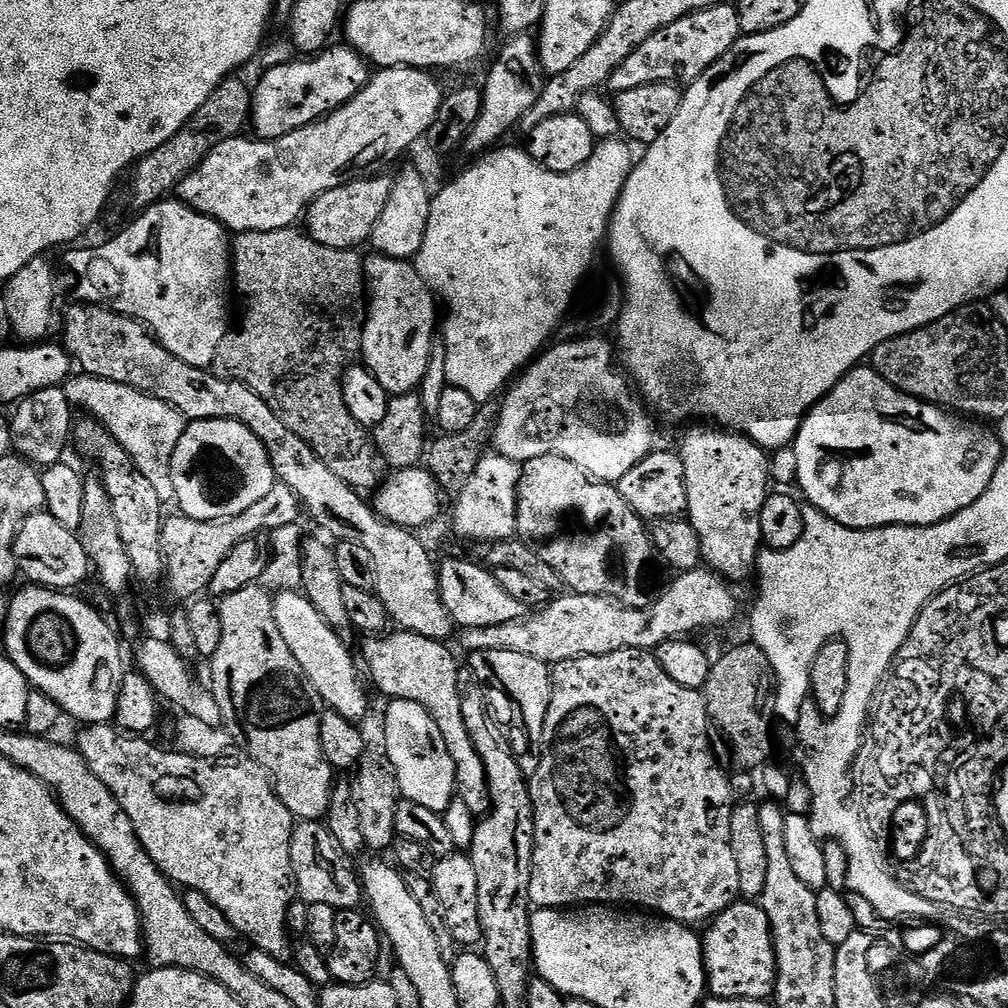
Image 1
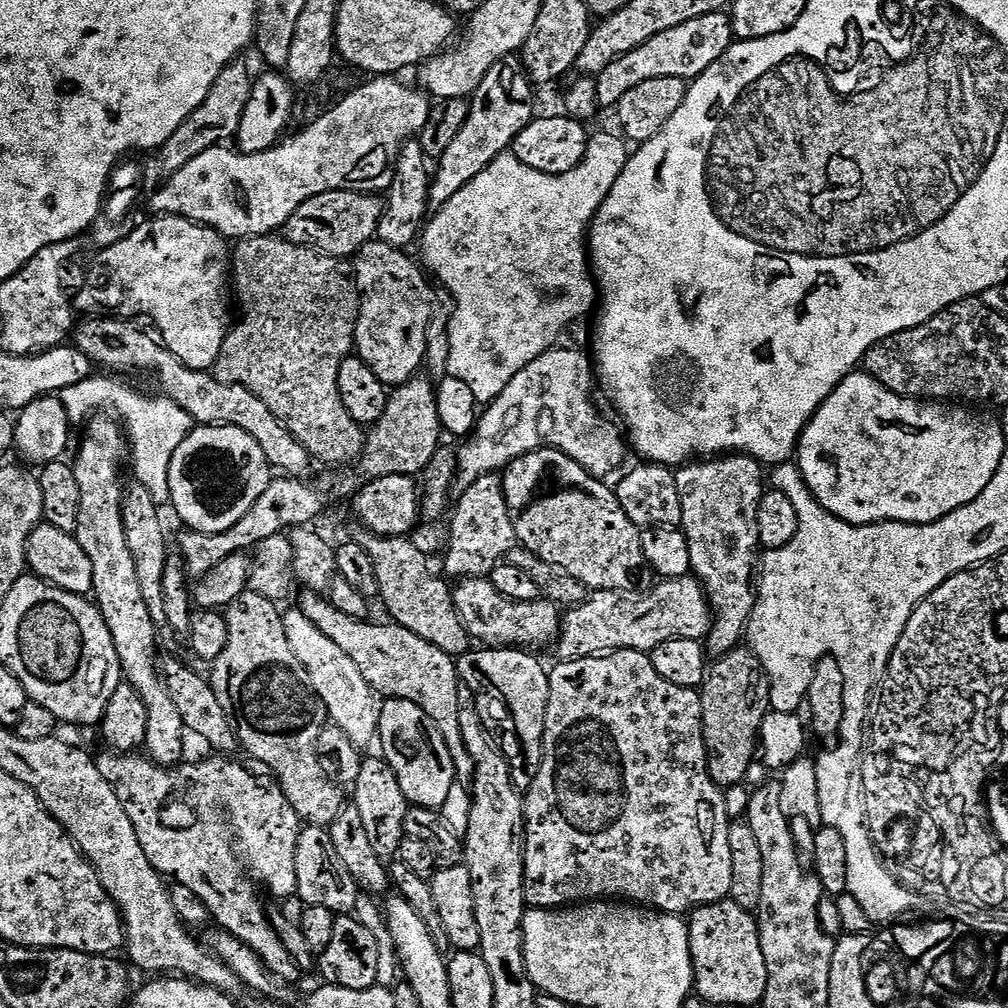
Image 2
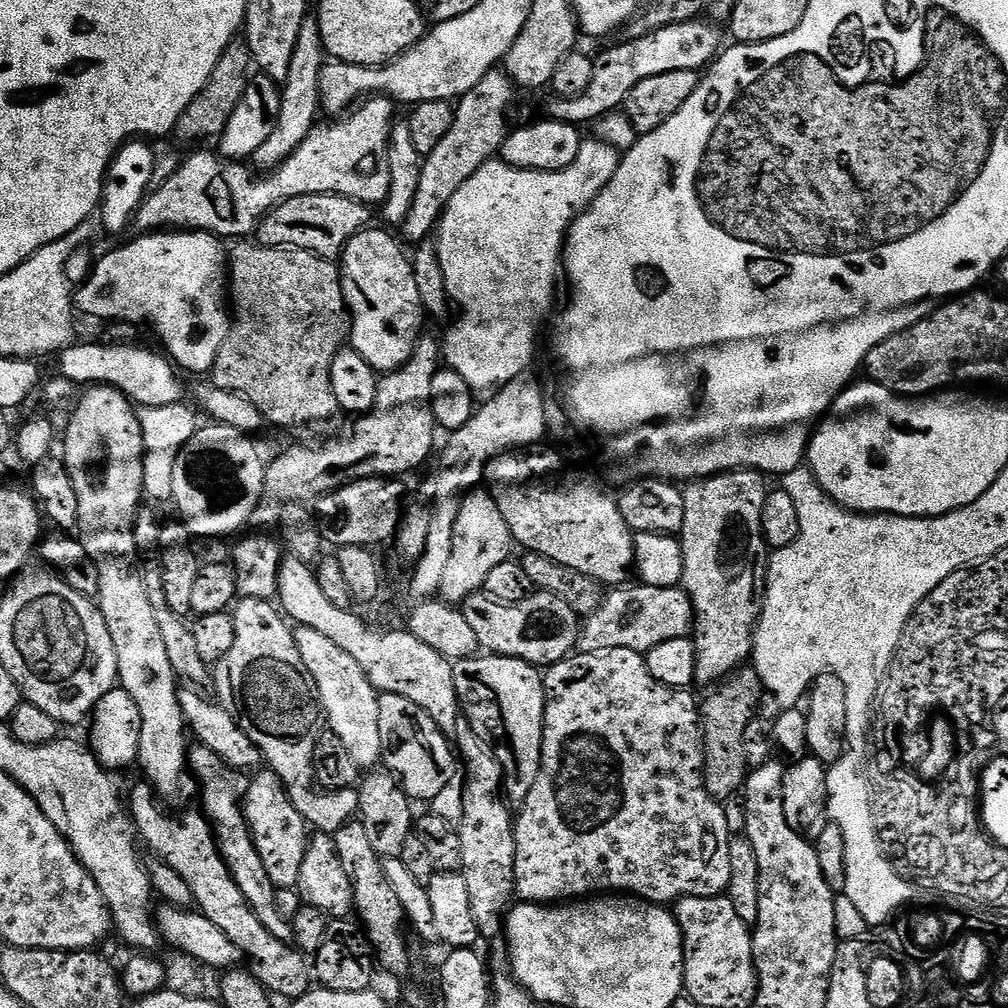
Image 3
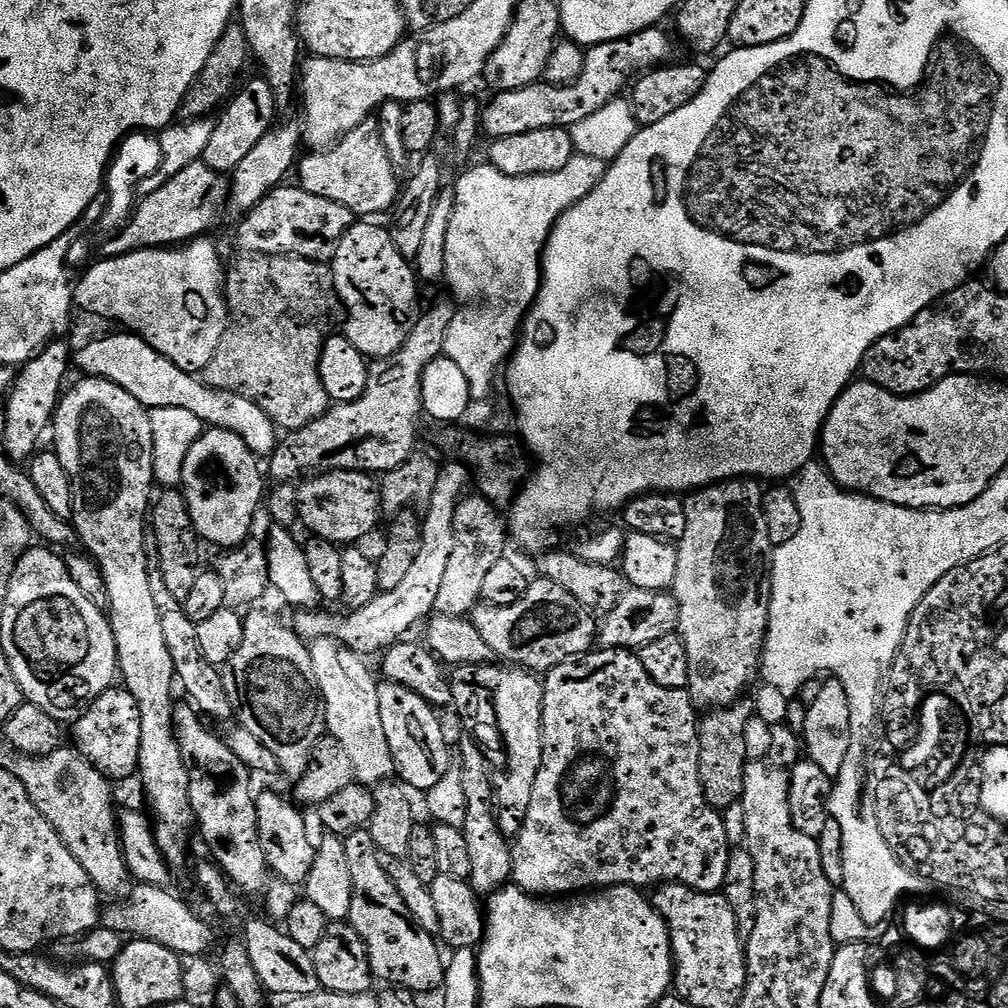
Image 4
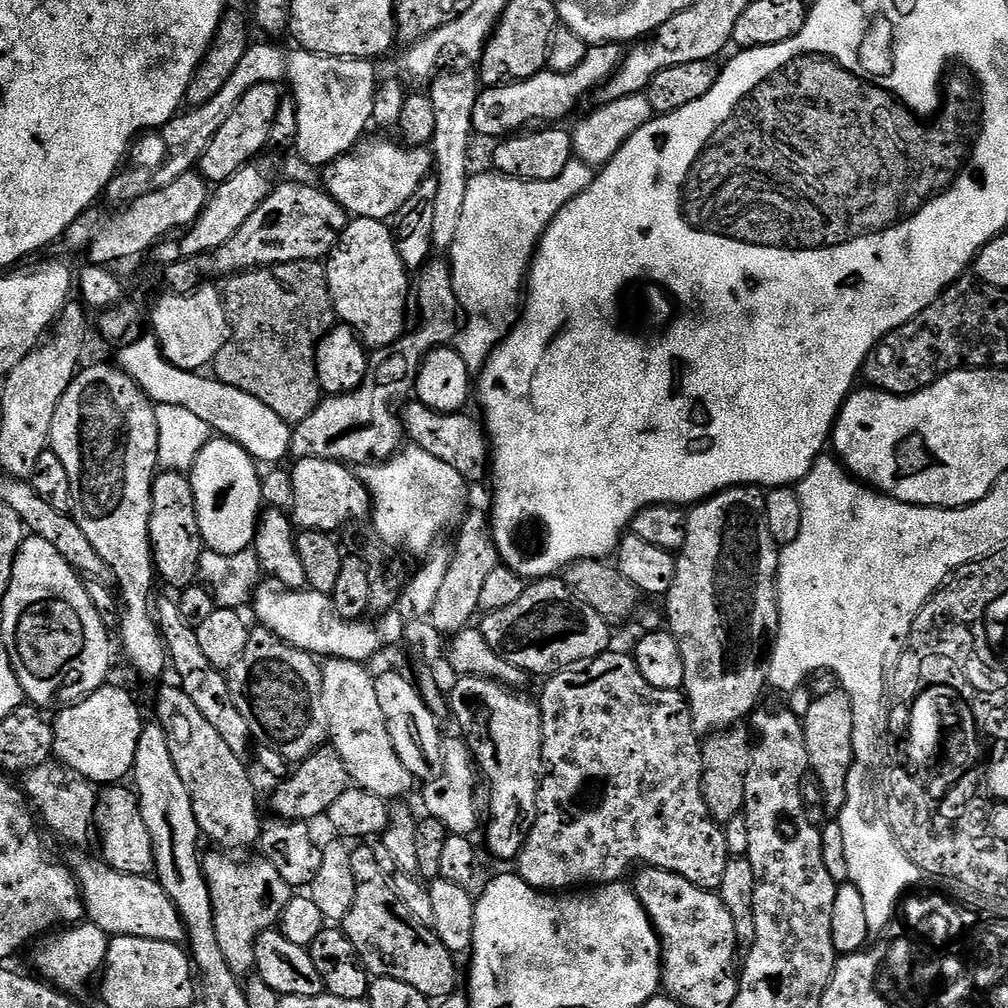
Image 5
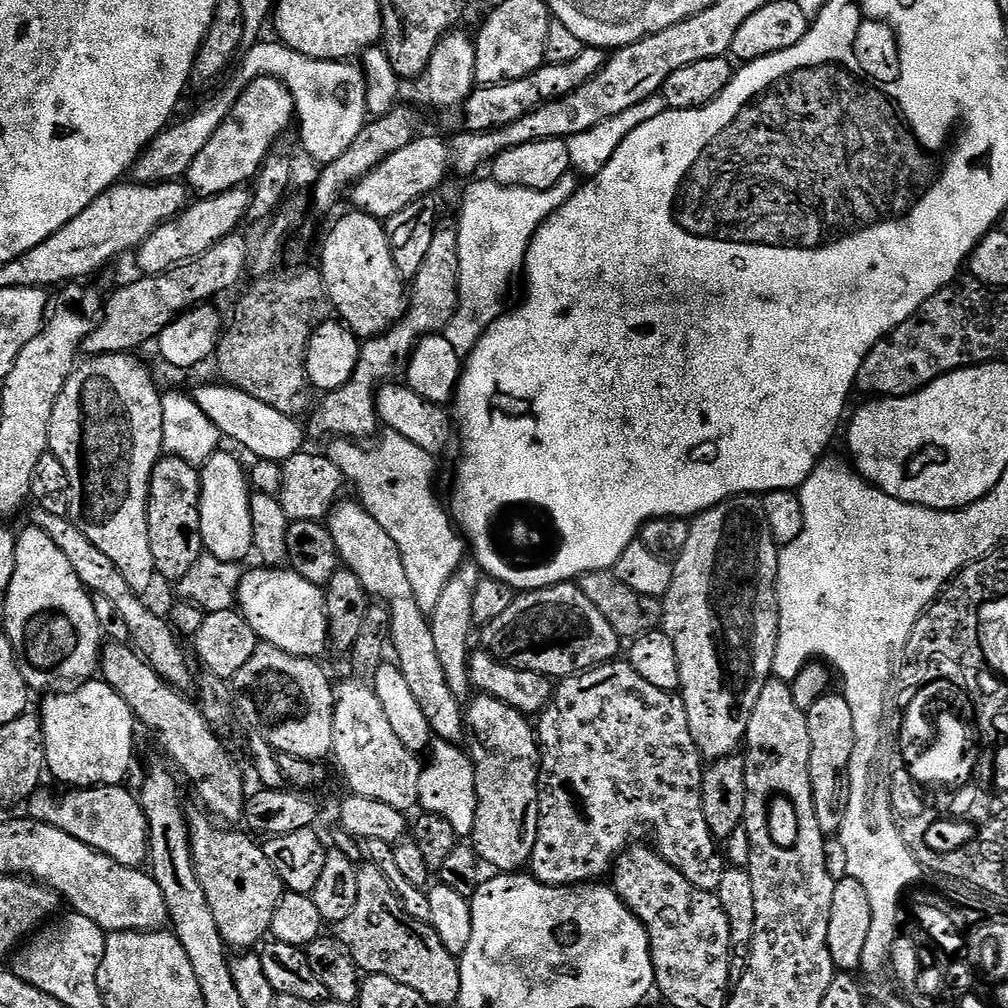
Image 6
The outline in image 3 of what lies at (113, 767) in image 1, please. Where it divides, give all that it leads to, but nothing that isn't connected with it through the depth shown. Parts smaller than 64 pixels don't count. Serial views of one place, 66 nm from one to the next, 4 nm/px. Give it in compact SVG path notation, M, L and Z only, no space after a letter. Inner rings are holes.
M260 770L255 773L247 785L243 802L244 817L248 819L248 827L252 830L252 837L256 840L256 848L260 851L263 865L270 874L271 881L281 888L295 889L299 885L300 867L302 866L302 858L306 847L306 825L302 814L298 814L298 810L294 810L292 800L288 796L288 792L284 789L284 783L276 777L275 772L271 770ZM147 782L139 783L132 788L132 804L130 800L130 815L139 839L143 843L145 840L152 854L170 865L182 878L182 882L190 886L199 911L210 918L212 923L240 948L247 963L252 963L250 965L252 975L271 995L293 1000L311 991L312 968L309 961L293 945L274 938L266 930L266 926L254 918L254 912L249 909L245 895L238 890L229 868L220 857L216 834L212 831L207 816L196 811L197 813L188 812L177 820L171 820L156 805L158 800L152 785Z

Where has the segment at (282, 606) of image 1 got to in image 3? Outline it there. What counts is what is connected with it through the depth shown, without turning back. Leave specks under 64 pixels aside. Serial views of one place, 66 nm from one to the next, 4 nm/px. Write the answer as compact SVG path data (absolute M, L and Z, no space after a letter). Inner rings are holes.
M297 627L296 649L302 654L302 662L306 662L306 670L310 670L310 678L316 683L316 693L320 695L320 707L326 717L327 727L338 738L342 738L350 758L362 770L372 770L384 759L382 750L382 730L378 730L378 702L380 696L376 687L366 678L362 666L346 654L330 638L318 634L318 630Z

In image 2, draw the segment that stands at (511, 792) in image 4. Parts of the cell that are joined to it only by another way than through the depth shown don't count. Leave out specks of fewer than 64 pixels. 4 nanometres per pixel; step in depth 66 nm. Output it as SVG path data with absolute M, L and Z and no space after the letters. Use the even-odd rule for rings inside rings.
M484 646L481 652L469 650L456 660L456 671L463 676L488 676L508 700L503 707L512 715L512 724L516 727L516 736L524 747L523 759L529 764L540 764L544 753L544 723L548 705L547 667L540 665L539 655L520 648L493 648Z

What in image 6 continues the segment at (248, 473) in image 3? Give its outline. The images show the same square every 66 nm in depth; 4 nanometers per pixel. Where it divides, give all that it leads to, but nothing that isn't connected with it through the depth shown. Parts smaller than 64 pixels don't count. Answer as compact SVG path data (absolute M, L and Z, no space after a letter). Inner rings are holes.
M224 450L217 451L215 457L203 465L200 473L200 529L207 555L240 562L247 552L253 551L248 509L250 488L245 481L244 484L239 474L232 472L232 460Z

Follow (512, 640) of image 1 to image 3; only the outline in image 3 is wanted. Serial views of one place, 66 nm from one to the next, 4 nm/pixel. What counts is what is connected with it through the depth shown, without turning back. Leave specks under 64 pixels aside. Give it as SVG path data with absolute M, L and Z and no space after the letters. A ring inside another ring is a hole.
M640 584L633 586L616 586L605 595L603 602L581 623L580 652L609 652L610 650L634 650L641 654L647 654L654 646L661 642L670 642L670 638L682 638L688 636L694 628L694 613L692 611L692 599L683 587L663 588L662 586L650 586Z

